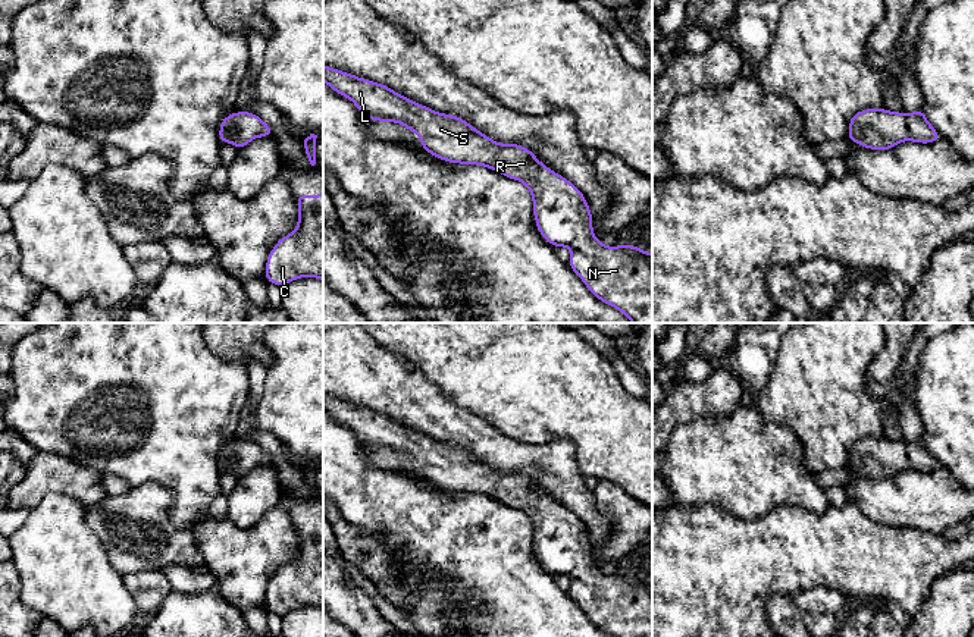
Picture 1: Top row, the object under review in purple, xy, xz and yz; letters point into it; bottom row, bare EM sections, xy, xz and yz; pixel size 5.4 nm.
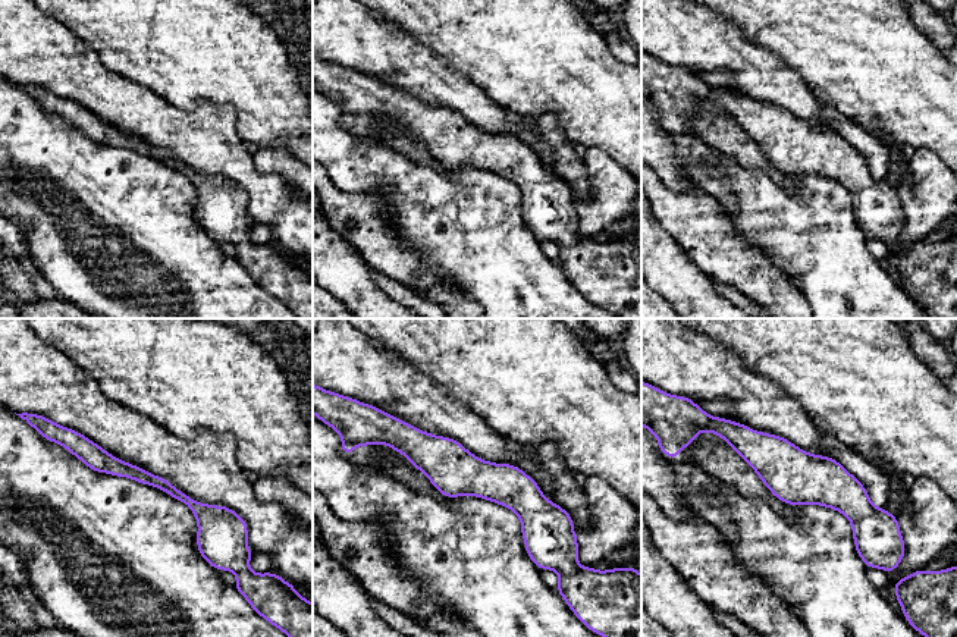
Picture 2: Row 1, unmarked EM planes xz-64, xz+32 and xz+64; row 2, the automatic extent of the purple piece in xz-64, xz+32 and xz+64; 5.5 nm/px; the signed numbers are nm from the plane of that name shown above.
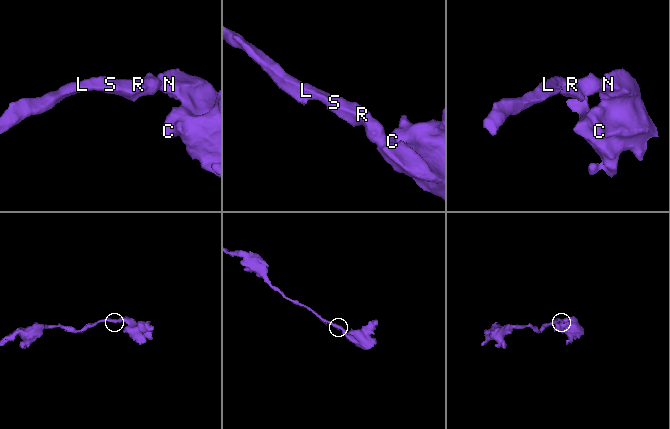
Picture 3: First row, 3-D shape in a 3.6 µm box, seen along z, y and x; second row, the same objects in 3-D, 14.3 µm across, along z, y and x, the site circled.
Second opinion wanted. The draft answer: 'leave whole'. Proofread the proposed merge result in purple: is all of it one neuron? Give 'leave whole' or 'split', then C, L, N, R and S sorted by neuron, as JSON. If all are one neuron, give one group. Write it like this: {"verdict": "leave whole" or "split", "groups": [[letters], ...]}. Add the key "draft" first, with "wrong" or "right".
{"draft": "right", "verdict": "leave whole", "groups": [["C", "L", "N", "R", "S"]]}

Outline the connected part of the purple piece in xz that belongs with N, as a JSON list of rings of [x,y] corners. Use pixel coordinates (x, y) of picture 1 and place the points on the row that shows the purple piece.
[[[323,66],[323,81],[338,94],[350,98],[358,109],[358,112],[370,119],[379,122],[397,122],[407,126],[413,134],[422,136],[420,147],[429,151],[439,160],[445,160],[454,164],[477,164],[486,166],[491,170],[499,172],[504,176],[523,182],[532,192],[533,214],[538,226],[538,232],[552,247],[569,247],[571,258],[567,263],[573,272],[582,279],[592,295],[605,304],[621,311],[633,323],[652,323],[652,254],[633,245],[605,247],[594,236],[592,213],[588,207],[588,201],[583,194],[566,178],[552,172],[542,164],[536,156],[520,144],[499,144],[475,129],[469,122],[452,114],[444,114],[433,112],[398,92],[392,91],[383,84],[376,84],[370,79],[357,78],[348,72],[341,72],[331,66]]]

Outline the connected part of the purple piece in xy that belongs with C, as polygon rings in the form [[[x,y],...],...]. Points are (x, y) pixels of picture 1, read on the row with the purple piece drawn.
[[[323,192],[295,197],[300,217],[295,230],[281,238],[267,255],[269,283],[279,288],[306,276],[323,282]]]

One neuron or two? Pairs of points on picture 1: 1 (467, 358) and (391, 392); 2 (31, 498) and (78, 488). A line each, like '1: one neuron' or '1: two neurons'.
1: two neurons
2: one neuron

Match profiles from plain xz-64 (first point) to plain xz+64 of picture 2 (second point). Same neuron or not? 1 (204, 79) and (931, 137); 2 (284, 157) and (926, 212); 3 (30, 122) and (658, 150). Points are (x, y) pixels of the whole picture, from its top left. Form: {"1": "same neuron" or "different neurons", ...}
{"1": "same neuron", "2": "same neuron", "3": "same neuron"}

